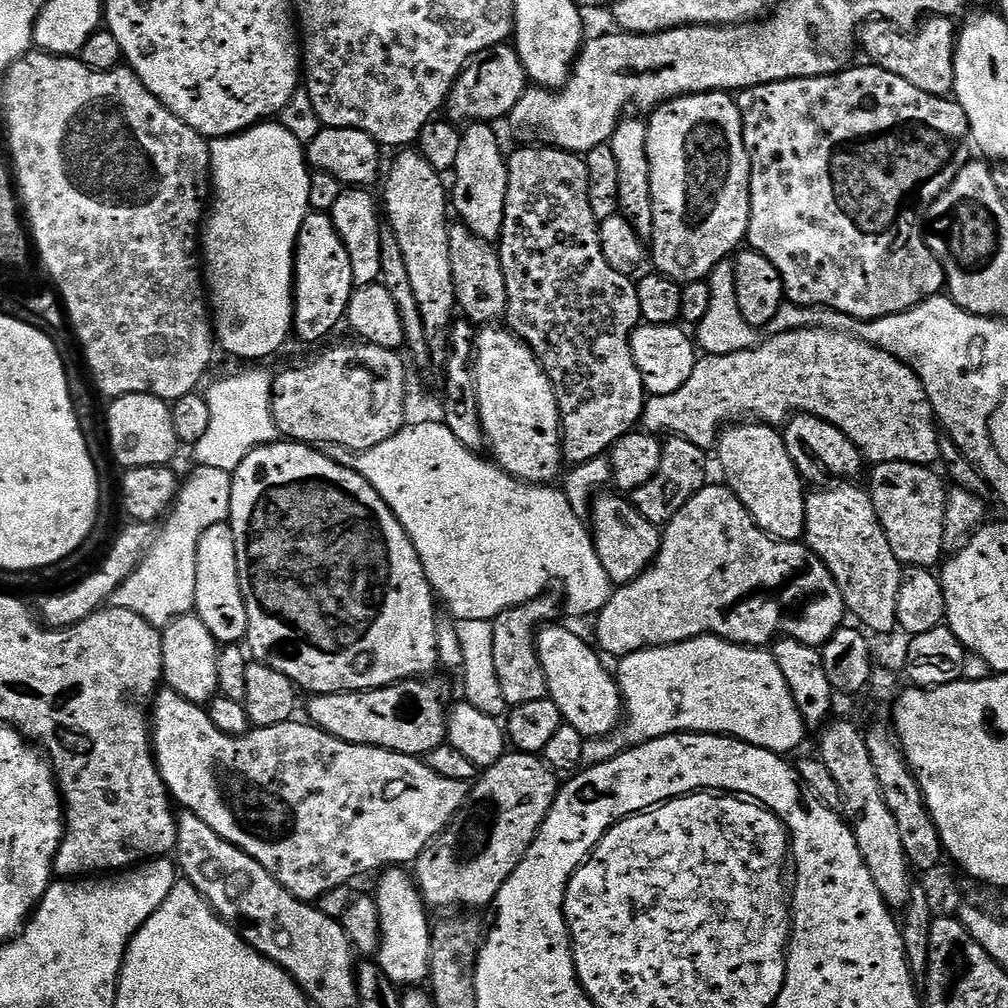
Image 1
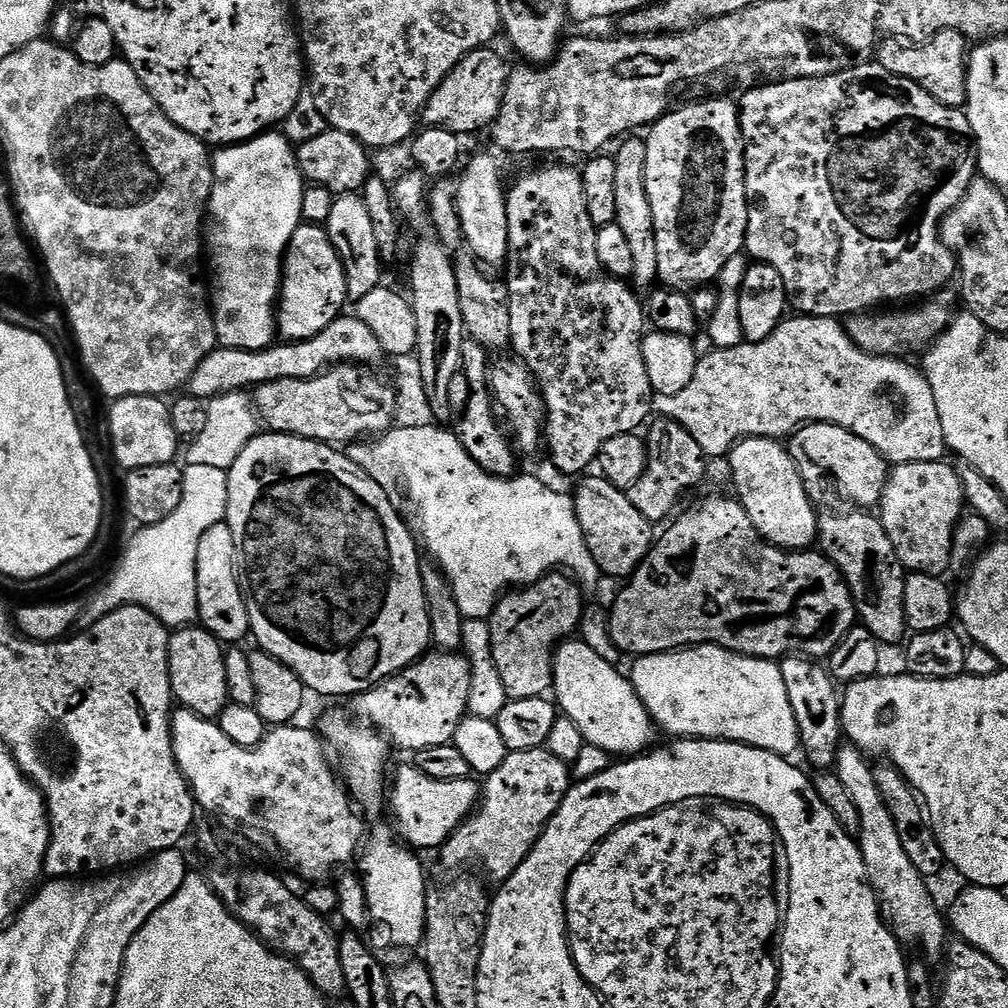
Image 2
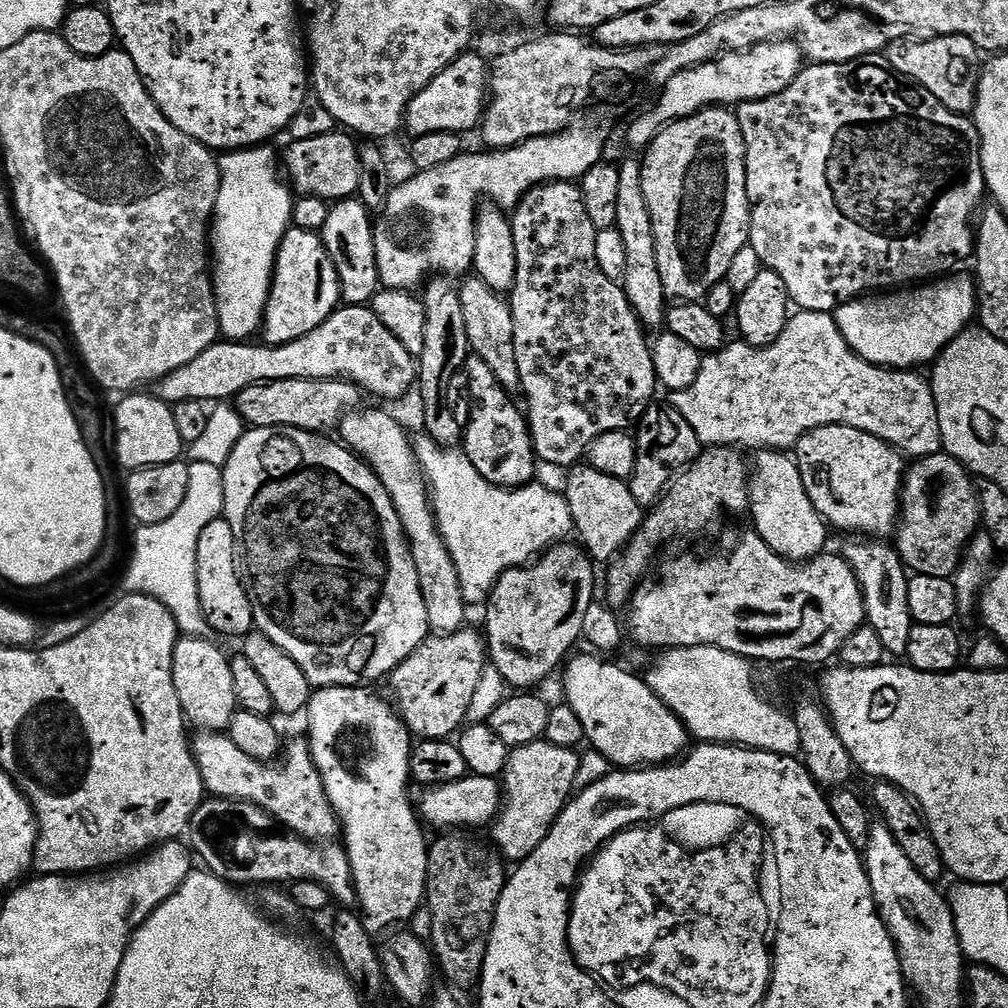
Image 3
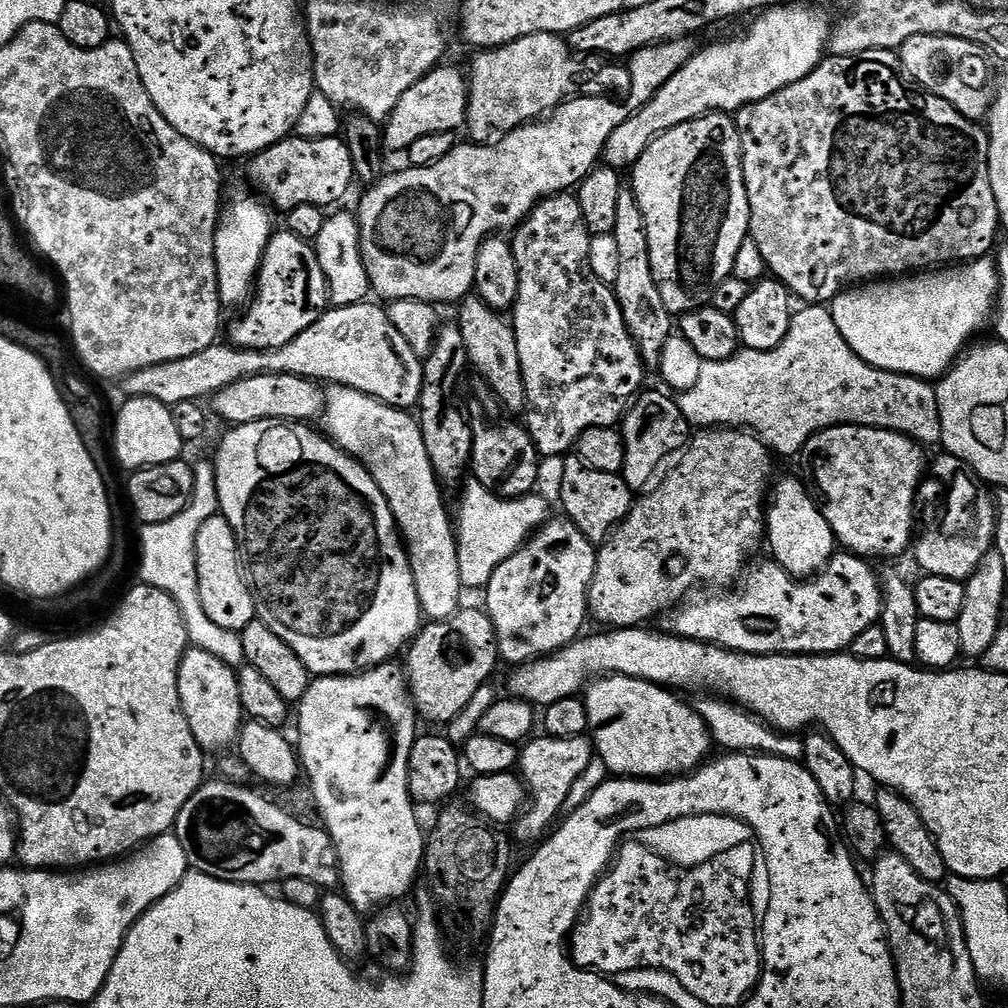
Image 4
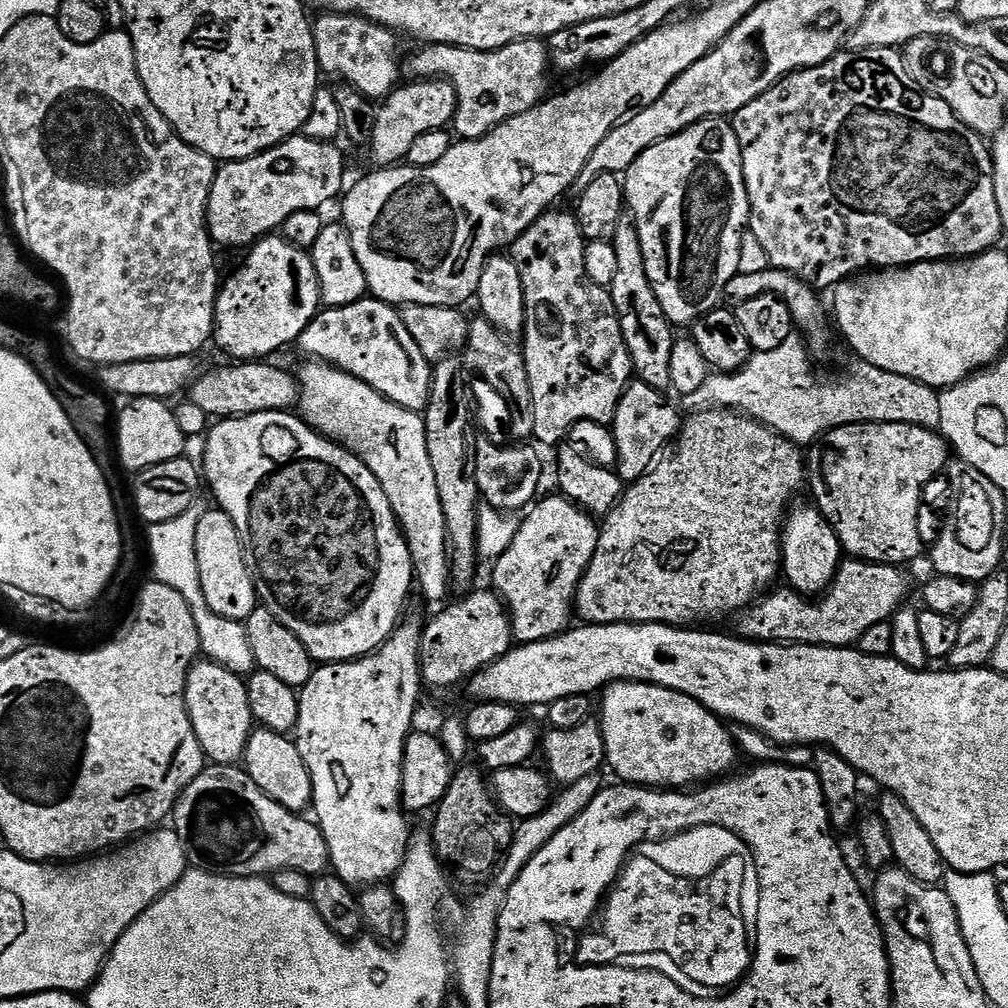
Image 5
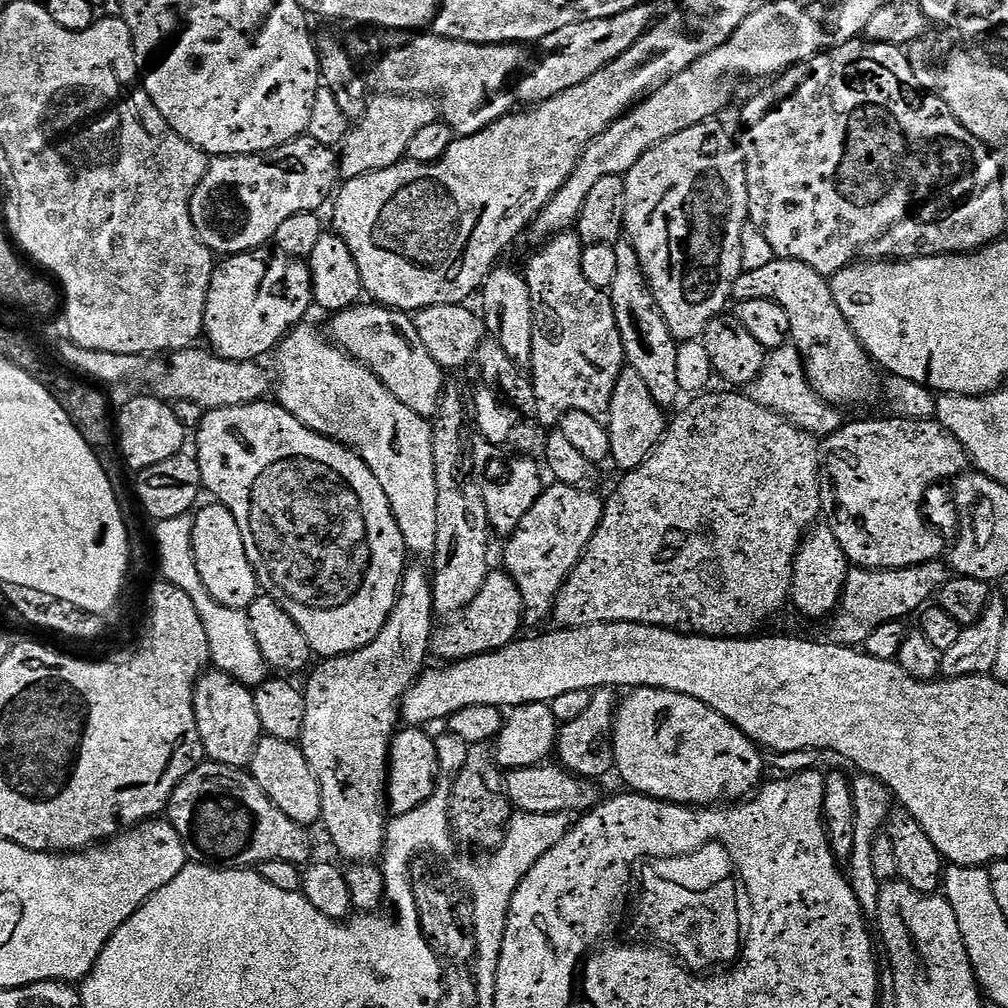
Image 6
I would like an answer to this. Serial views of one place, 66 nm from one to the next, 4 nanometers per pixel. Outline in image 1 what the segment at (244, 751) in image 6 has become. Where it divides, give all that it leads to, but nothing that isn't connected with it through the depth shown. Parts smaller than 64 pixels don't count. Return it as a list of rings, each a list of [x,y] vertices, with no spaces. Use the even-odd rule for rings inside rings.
[[[195,614],[179,616],[178,619],[172,620],[162,629],[163,683],[192,704],[211,705],[220,690],[218,686],[220,650],[221,645],[214,638],[214,634],[206,630],[206,622],[199,620]]]

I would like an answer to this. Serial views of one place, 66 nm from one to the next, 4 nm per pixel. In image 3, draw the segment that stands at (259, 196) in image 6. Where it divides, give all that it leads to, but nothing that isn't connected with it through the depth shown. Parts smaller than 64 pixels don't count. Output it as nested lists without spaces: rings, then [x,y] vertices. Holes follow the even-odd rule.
[[[333,130],[330,134],[322,134],[322,138],[292,140],[289,145],[282,152],[282,168],[297,193],[317,196],[329,202],[339,202],[357,195],[360,149],[351,135]]]

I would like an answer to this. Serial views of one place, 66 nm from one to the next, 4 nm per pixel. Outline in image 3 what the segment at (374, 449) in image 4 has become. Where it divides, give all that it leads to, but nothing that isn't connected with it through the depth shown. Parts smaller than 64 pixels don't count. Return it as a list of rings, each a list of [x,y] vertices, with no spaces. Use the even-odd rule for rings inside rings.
[[[366,408],[349,412],[340,421],[338,433],[340,432],[341,437],[339,436],[339,439],[375,472],[384,489],[390,494],[392,504],[395,506],[398,518],[404,527],[404,536],[408,540],[408,549],[412,552],[414,566],[418,570],[418,582],[422,590],[422,602],[426,602],[426,618],[428,619],[429,629],[441,636],[449,636],[450,633],[459,632],[461,628],[465,627],[464,611],[466,611],[466,605],[462,594],[462,586],[458,582],[458,570],[450,558],[448,548],[444,545],[444,539],[440,537],[440,531],[436,525],[436,514],[432,510],[428,485],[424,482],[420,463],[416,461],[416,450],[413,441],[410,436],[408,440],[403,426],[390,413],[379,412],[376,408]]]

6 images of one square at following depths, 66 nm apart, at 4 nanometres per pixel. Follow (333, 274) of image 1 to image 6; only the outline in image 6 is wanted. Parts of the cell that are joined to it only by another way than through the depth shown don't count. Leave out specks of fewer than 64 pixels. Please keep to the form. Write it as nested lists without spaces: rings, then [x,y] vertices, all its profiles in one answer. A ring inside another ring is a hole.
[[[259,251],[243,252],[237,256],[230,256],[221,259],[219,263],[213,267],[212,277],[210,278],[210,290],[206,294],[206,314],[204,315],[204,334],[203,339],[208,340],[207,347],[211,349],[215,355],[222,357],[224,360],[254,360],[259,361],[260,356],[275,353],[280,347],[281,340],[301,323],[300,320],[308,311],[313,311],[314,301],[312,298],[312,270],[311,267],[303,260],[293,260],[283,254],[275,254],[276,256],[260,256]]]

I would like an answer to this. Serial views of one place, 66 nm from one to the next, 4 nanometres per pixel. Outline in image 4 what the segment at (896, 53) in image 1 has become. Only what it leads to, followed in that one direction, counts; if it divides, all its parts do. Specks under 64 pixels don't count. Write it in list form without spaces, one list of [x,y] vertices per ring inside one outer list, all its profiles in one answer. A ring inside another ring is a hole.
[[[915,36],[900,45],[898,55],[905,73],[919,87],[927,88],[934,95],[950,102],[969,120],[979,121],[989,111],[990,88],[989,92],[987,88],[989,61],[974,42],[966,42],[953,36]],[[932,64],[936,64],[936,68],[932,68]],[[948,64],[952,64],[952,72],[956,76],[952,76]]]

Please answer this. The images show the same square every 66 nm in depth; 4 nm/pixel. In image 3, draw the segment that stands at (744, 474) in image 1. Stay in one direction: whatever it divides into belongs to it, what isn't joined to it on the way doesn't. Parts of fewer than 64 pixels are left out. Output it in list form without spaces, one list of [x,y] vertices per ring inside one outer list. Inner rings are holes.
[[[760,450],[755,456],[756,473],[751,473],[748,480],[748,503],[750,517],[756,523],[755,532],[784,560],[803,562],[821,555],[830,528],[806,494],[799,463],[780,450]]]

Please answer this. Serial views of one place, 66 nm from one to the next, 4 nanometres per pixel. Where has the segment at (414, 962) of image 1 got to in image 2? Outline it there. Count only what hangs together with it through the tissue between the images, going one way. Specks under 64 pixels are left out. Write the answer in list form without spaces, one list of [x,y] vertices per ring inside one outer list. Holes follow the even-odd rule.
[[[380,840],[377,844],[365,843],[358,860],[358,872],[366,890],[369,921],[373,925],[381,924],[398,947],[412,948],[424,938],[430,884],[424,881],[424,868],[416,857],[419,855],[411,847],[400,844],[391,844],[388,840]]]

